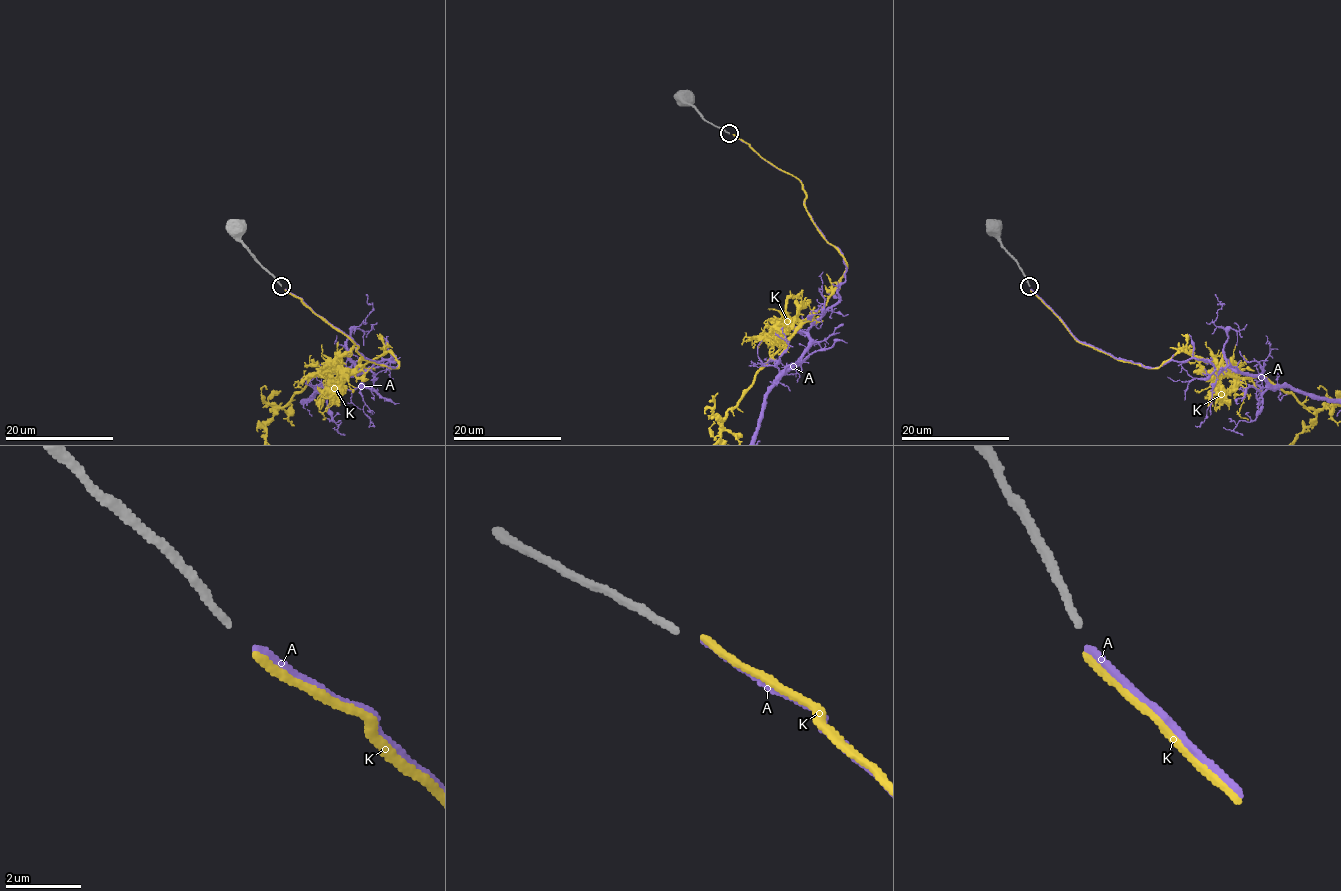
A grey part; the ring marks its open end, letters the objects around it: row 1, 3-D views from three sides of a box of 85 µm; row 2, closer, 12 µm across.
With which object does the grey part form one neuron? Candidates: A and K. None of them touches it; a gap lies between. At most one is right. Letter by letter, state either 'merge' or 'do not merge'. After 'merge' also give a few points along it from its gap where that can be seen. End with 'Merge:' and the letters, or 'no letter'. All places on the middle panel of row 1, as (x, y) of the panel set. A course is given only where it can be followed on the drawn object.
A: do not merge
K: do not merge
Merge: no letter

